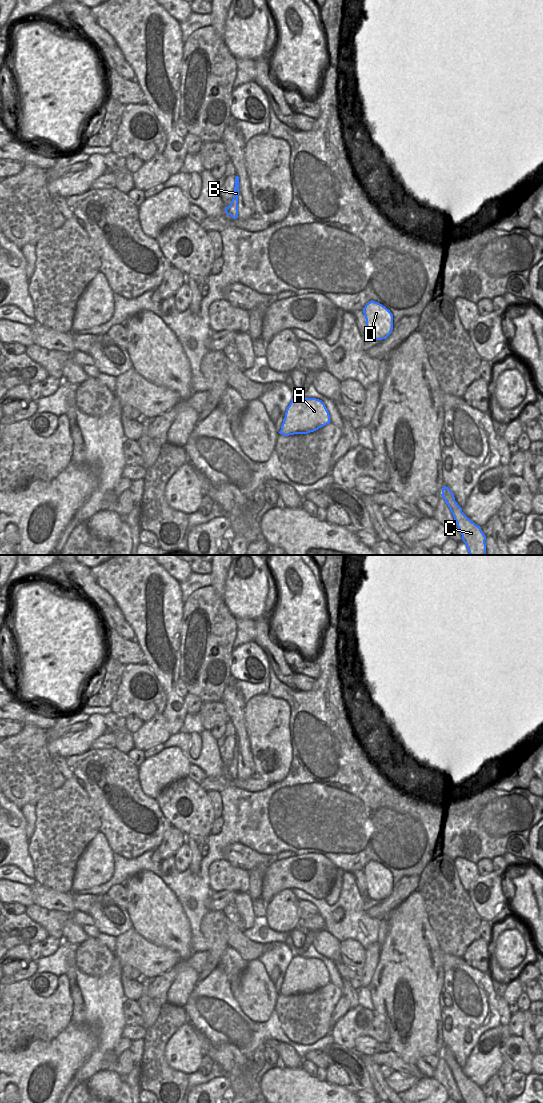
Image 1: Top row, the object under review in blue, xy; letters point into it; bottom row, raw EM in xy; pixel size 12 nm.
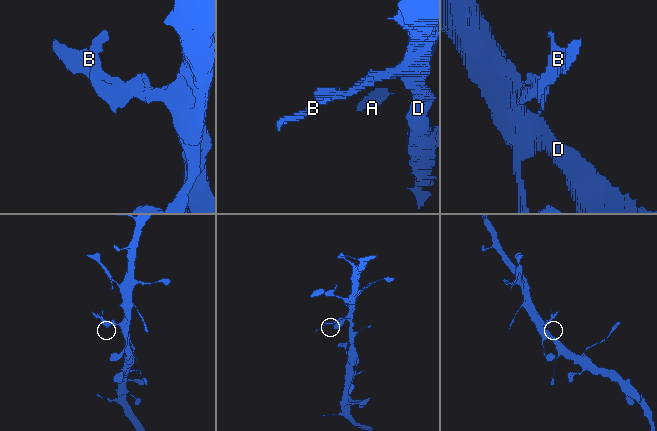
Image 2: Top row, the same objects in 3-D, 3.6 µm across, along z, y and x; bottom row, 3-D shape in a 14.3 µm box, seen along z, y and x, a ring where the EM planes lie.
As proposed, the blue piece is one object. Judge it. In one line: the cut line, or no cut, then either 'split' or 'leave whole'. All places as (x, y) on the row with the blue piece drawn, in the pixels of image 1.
cut none; leave whole

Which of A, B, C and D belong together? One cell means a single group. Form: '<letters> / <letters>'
A B C D

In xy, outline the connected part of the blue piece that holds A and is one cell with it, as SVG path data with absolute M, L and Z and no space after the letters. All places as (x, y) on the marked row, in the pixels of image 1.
M294 395L286 409L280 434L308 434L330 423L325 404L316 398Z

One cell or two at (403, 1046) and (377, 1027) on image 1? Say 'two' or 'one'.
two

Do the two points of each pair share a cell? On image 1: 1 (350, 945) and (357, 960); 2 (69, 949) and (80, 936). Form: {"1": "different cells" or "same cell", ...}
{"1": "same cell", "2": "different cells"}

